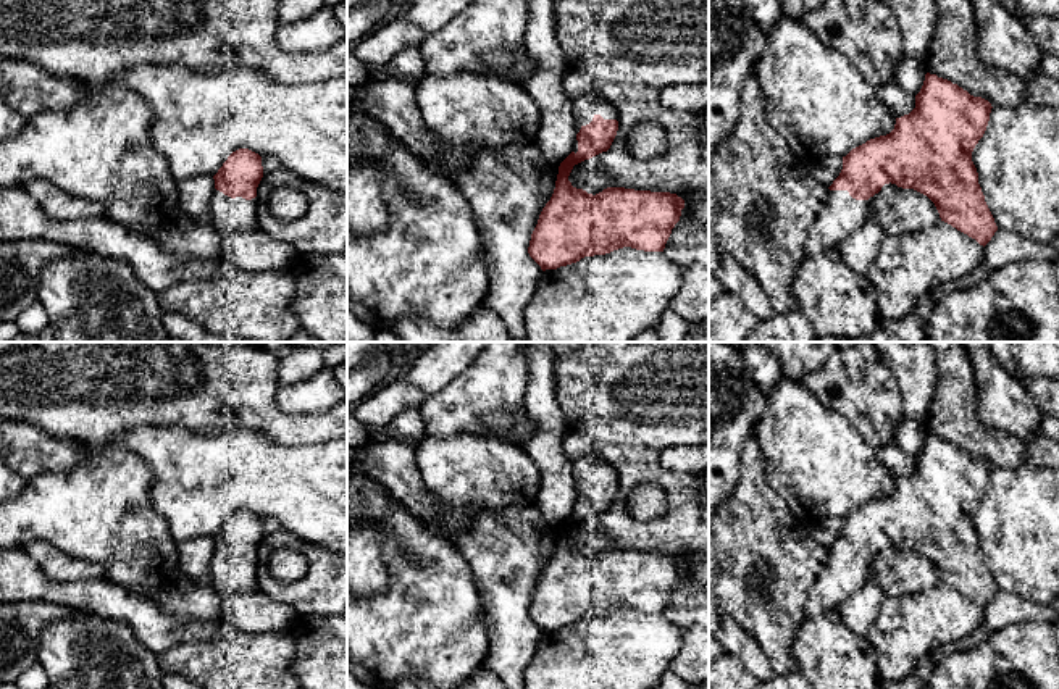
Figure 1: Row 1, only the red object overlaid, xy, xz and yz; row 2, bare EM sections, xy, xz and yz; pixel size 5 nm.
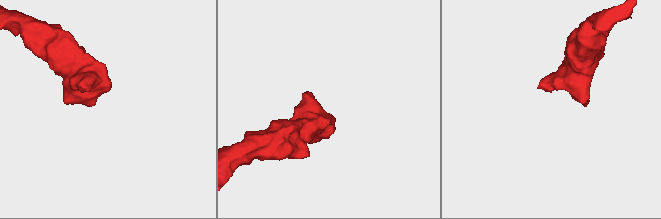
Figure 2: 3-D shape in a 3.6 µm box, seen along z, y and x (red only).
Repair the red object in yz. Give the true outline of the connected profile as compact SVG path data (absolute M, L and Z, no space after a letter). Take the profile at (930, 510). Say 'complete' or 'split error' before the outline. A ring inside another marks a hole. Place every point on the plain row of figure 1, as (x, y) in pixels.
split error; M927 434L915 457L915 470L896 479L889 495L870 500L843 518L843 531L828 549L827 565L809 591L804 620L839 608L852 597L870 579L869 560L889 544L927 557L935 565L941 583L985 608L998 587L978 545L972 513L986 492L991 470L988 461Z

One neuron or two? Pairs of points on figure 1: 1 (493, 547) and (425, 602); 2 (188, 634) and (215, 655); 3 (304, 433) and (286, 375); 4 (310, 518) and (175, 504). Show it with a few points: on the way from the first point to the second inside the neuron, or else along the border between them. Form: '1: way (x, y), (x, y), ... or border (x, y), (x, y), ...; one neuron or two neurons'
1: border (451, 542), (470, 568), (480, 604); two neurons
2: border (217, 628), (209, 639), (179, 643), (163, 651); two neurons
3: border (278, 360), (276, 384); two neurons
4: way (276, 496), (209, 496); one neuron

